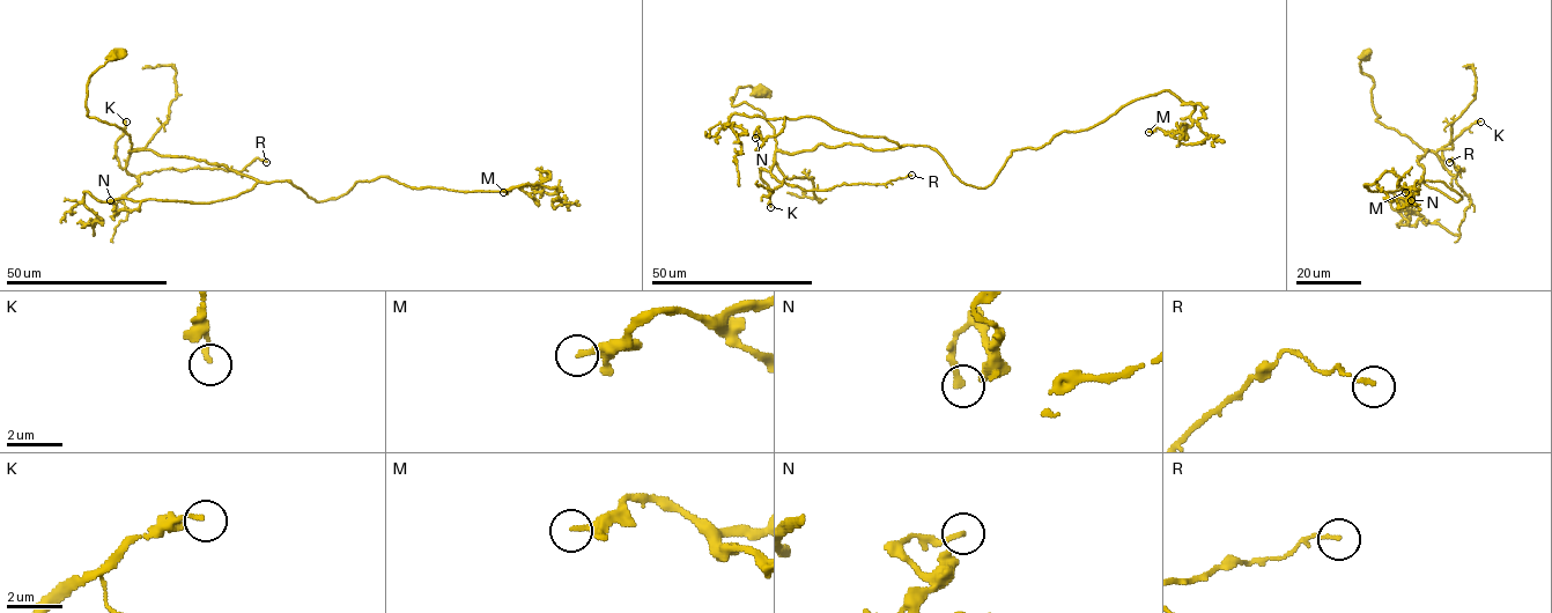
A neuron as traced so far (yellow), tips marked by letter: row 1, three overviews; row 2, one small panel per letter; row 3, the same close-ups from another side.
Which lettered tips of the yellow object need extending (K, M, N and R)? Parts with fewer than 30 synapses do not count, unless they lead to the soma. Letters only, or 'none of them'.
K

